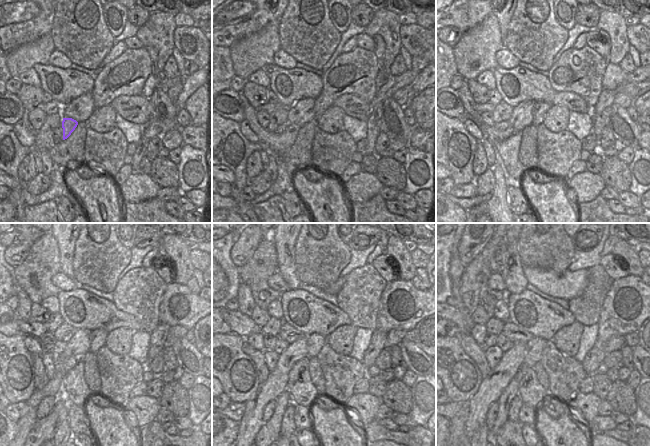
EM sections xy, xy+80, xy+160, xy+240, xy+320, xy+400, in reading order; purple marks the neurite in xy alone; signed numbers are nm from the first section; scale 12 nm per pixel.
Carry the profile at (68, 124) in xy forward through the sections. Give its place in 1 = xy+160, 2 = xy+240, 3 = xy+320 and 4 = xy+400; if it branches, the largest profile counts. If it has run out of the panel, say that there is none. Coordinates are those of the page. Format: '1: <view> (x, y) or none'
1: xy+160 (511, 138)
2: xy+240 (75, 392)
3: xy+320 (302, 391)
4: xy+400 (530, 390)

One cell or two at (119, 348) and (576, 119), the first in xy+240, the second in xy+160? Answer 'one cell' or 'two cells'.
two cells

